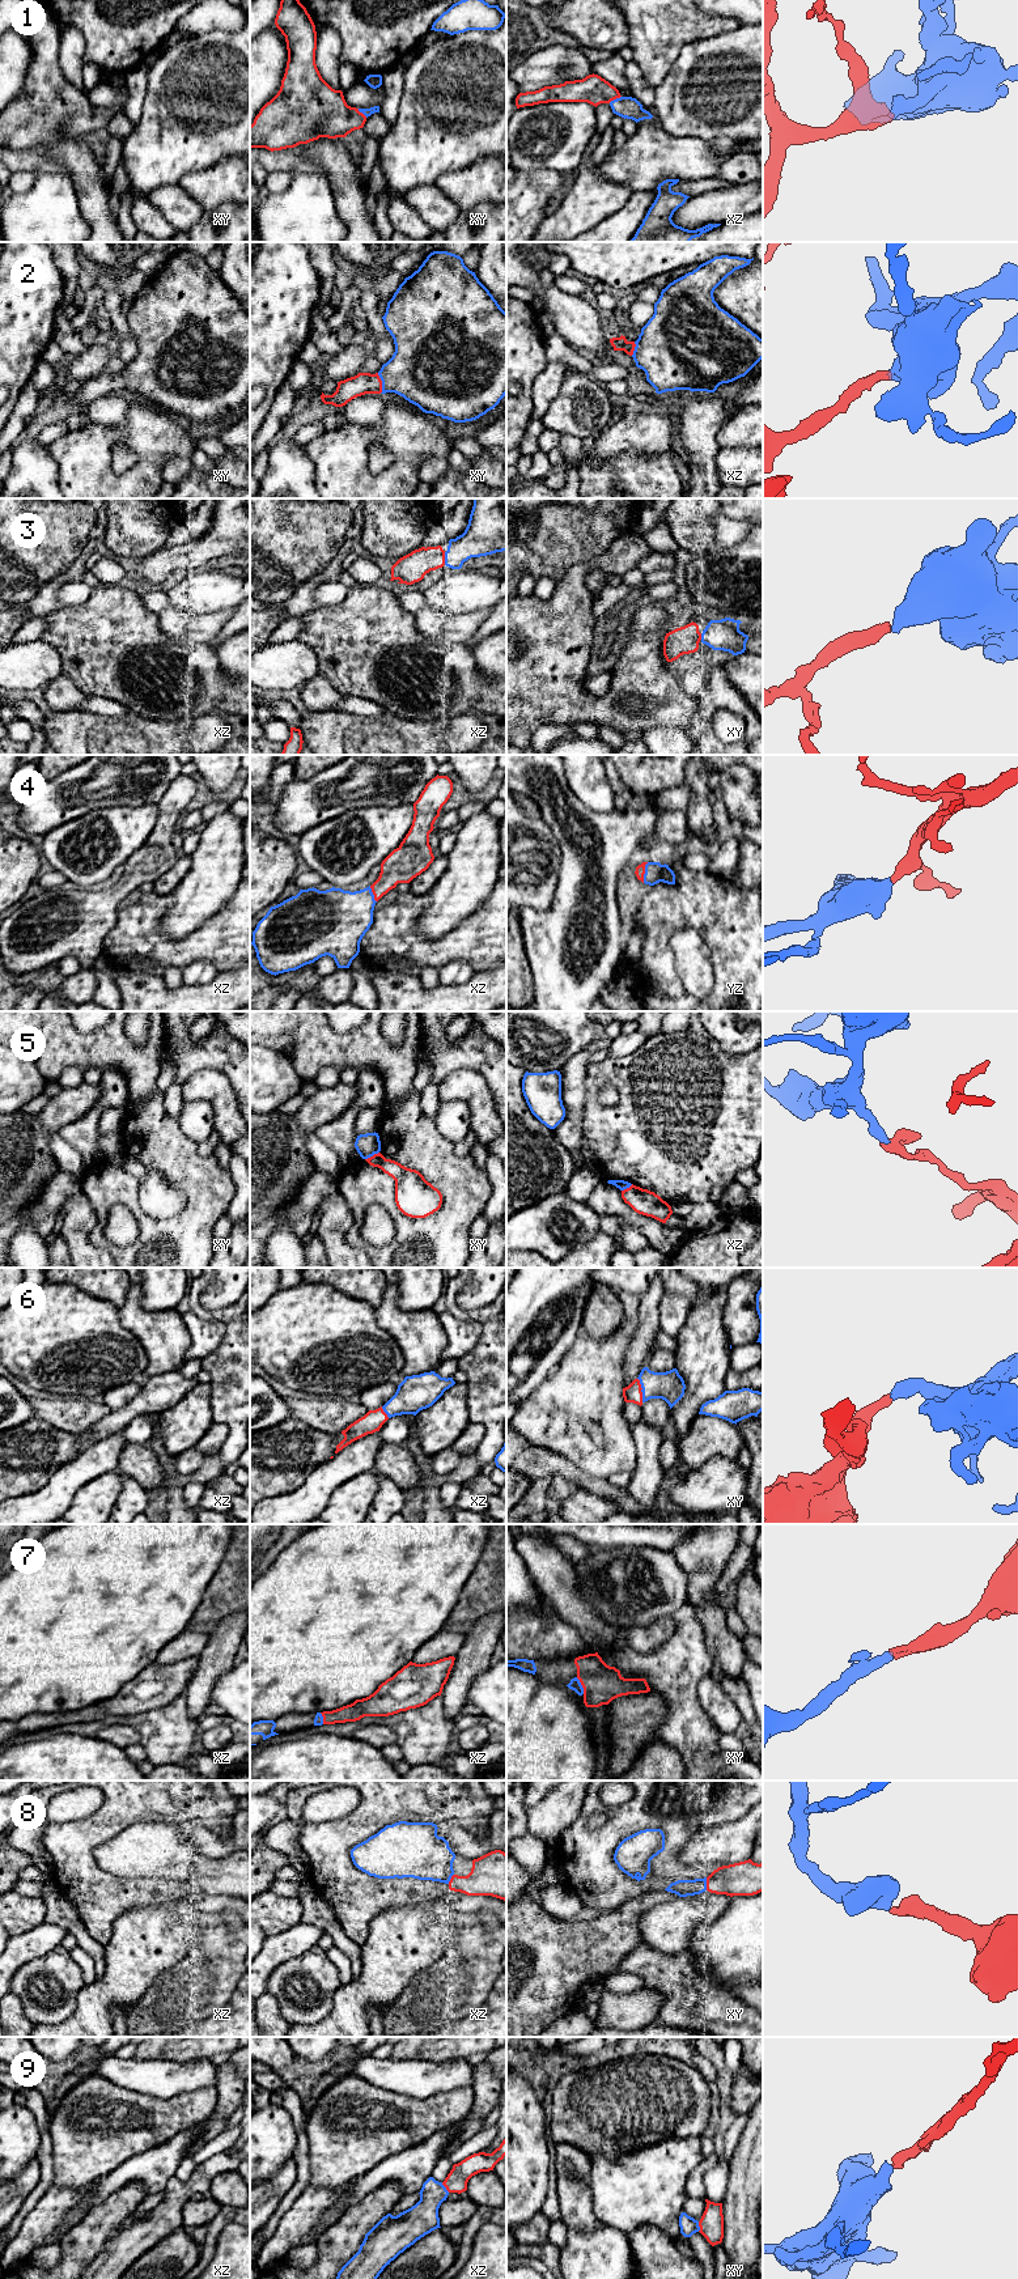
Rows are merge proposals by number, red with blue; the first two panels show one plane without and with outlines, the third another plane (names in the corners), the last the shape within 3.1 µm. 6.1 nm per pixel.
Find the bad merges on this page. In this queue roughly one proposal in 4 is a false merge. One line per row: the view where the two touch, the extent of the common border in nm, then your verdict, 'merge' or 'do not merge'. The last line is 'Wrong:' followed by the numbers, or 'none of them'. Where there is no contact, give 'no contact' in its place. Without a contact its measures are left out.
1: contact in xz; length 90 nm; merge
2: contact in xy; length 130 nm; merge
3: contact in xz; length 80 nm; merge
4: contact in yz; length 130 nm; merge
5: contact in xy; length 100 nm; do not merge
6: contact in xy; length 160 nm; merge
7: contact in xy; length 120 nm; merge
8: contact in xy; length 80 nm; merge
9: contact in xz; length 80 nm; merge
Wrong: 5

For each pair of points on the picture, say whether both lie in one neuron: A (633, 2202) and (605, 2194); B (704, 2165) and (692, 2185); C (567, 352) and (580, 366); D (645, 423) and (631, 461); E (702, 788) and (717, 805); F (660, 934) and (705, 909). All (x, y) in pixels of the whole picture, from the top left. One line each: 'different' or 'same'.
A: same
B: same
C: same
D: different
E: different
F: same

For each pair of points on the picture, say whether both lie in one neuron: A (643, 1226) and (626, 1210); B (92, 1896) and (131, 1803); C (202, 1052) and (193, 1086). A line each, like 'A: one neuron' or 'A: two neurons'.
A: one neuron
B: one neuron
C: two neurons

